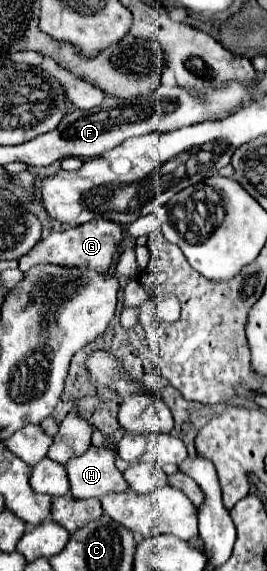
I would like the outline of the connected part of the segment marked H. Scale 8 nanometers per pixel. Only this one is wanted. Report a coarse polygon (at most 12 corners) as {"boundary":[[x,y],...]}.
{"boundary":[[94,445],[70,459],[74,499],[130,489],[112,449]]}

